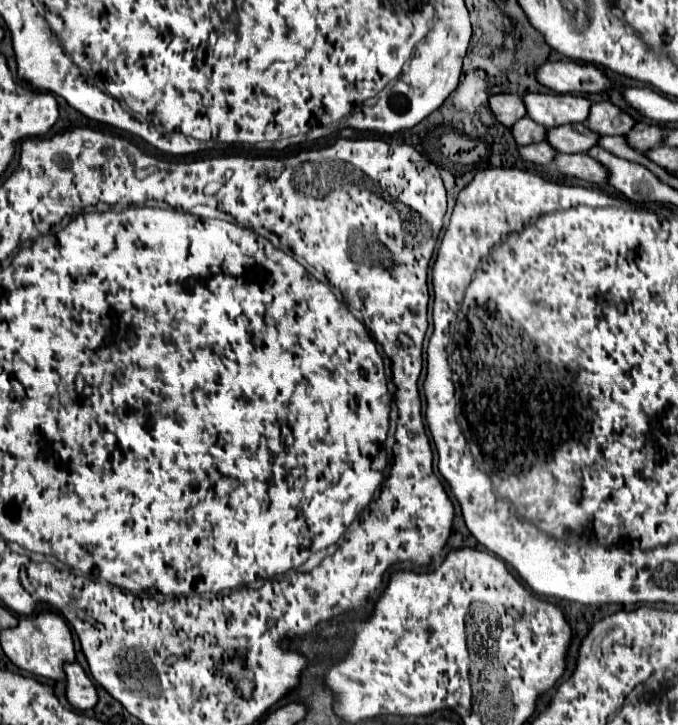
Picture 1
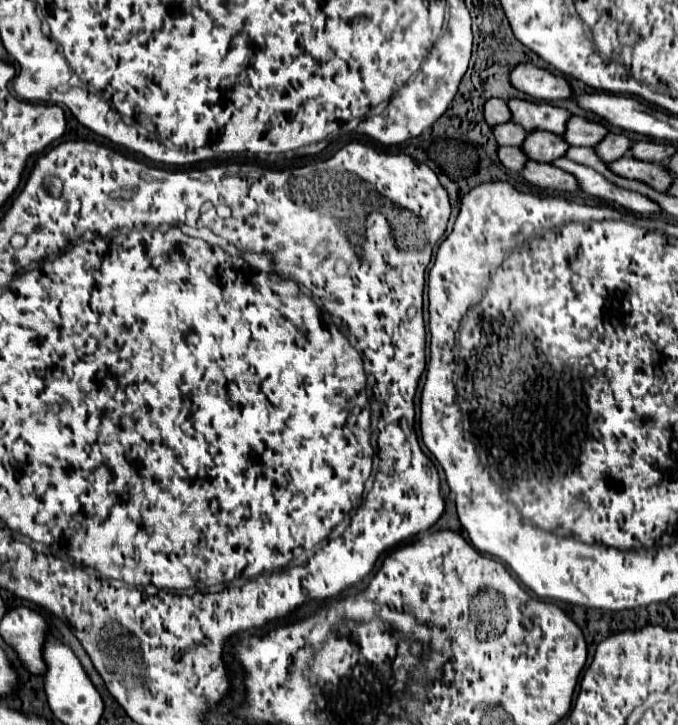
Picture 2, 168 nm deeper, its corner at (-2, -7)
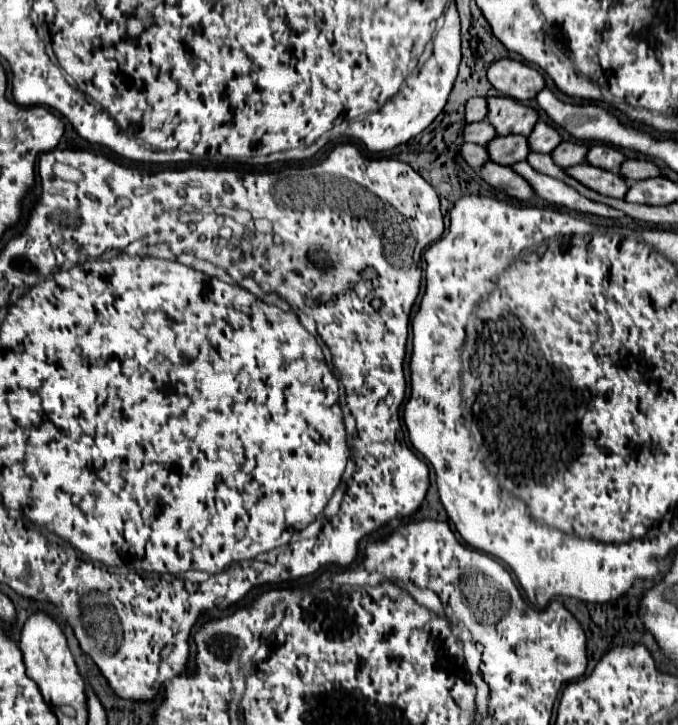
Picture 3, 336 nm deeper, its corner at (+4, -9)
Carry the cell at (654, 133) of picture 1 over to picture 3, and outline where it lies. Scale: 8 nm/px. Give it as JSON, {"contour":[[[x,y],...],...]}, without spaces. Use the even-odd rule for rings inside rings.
{"contour":[[[564,141],[560,143],[550,155],[558,167],[572,167],[578,163],[584,163],[584,153],[588,151],[586,145],[576,141]]]}

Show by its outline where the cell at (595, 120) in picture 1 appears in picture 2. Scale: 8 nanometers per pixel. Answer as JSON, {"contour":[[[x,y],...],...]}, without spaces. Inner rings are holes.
{"contour":[[[572,117],[568,127],[566,127],[566,133],[564,133],[564,139],[568,139],[570,145],[598,145],[606,135],[608,135],[608,127],[604,123],[598,123],[598,121],[590,121],[586,117]]]}

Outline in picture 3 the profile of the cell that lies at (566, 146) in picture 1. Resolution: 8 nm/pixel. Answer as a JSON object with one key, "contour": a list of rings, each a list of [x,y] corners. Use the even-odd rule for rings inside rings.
{"contour":[[[506,135],[506,137],[494,137],[486,145],[490,161],[498,165],[512,165],[516,161],[524,161],[524,157],[530,153],[526,137],[520,135]]]}

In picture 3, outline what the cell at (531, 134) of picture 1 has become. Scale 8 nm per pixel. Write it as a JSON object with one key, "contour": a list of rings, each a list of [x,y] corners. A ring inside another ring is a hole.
{"contour":[[[486,121],[466,123],[466,125],[464,125],[464,141],[468,141],[468,143],[486,145],[492,137],[496,137],[496,131],[494,131],[492,125],[488,125]]]}

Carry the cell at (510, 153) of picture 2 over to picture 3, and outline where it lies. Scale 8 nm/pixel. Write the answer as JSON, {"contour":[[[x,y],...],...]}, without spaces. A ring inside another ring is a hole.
{"contour":[[[462,143],[460,155],[462,155],[462,159],[464,159],[470,167],[474,167],[474,169],[480,169],[480,165],[484,165],[484,163],[488,161],[486,149],[480,147],[480,145],[472,145],[472,143]]]}

